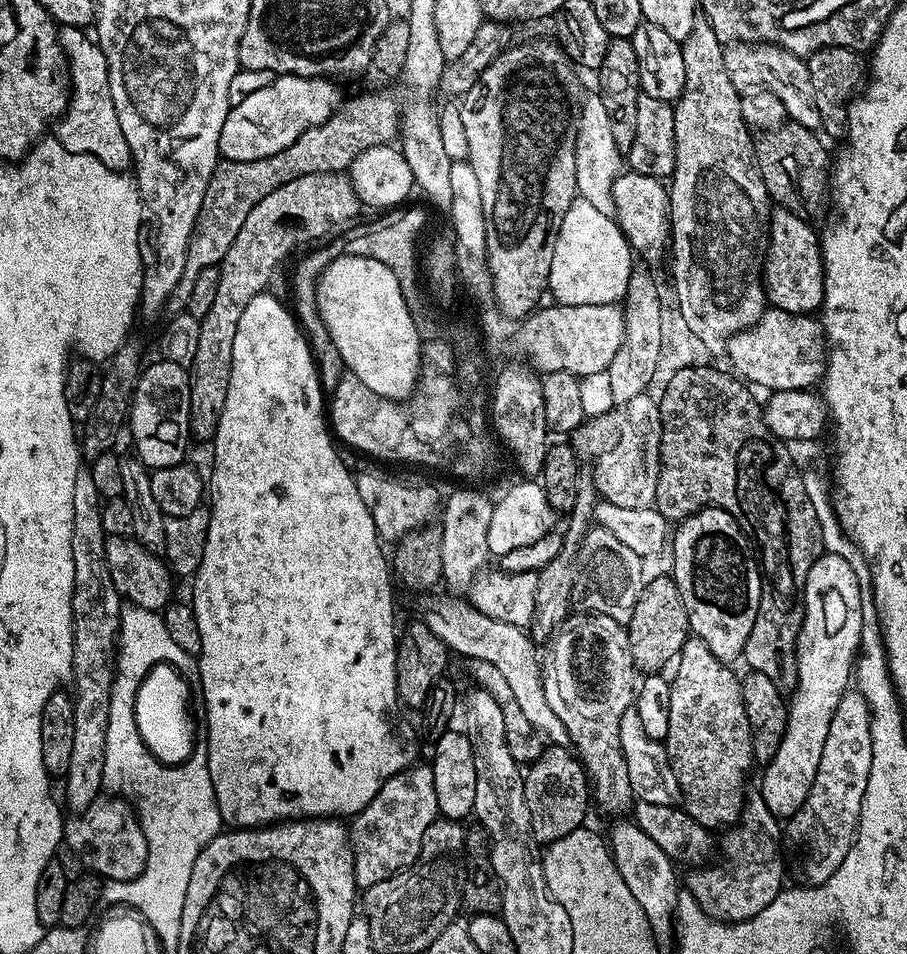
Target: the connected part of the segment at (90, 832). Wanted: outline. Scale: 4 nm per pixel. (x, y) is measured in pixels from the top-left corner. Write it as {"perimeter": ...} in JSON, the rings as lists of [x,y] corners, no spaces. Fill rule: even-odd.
{"perimeter":[[[97,798],[90,807],[79,814],[71,817],[72,821],[65,823],[62,828],[62,840],[68,848],[85,864],[89,873],[110,880],[133,880],[142,874],[142,870],[148,861],[148,843],[145,832],[142,830],[139,819],[133,805],[123,798]]]}

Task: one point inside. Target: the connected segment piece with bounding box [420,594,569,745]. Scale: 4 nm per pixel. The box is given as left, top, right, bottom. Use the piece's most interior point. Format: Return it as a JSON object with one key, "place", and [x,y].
{"place":[463,629]}

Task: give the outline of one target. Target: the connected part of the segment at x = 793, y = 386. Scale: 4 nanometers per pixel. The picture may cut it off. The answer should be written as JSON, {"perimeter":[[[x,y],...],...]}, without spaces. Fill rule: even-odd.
{"perimeter":[[[768,306],[765,307],[762,318],[758,318],[758,322],[754,322],[746,330],[742,330],[728,339],[727,352],[728,360],[732,363],[730,365],[731,371],[739,379],[757,389],[759,389],[758,387],[768,388],[769,393],[781,392],[782,390],[808,390],[821,383],[826,367],[824,325],[815,315],[799,316],[798,314],[790,314],[786,310],[778,310]]]}

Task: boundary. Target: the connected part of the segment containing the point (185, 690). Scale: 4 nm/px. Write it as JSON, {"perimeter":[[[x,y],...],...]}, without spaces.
{"perimeter":[[[158,663],[151,668],[146,678],[140,681],[138,694],[133,697],[133,720],[138,726],[139,736],[148,752],[154,754],[156,760],[163,764],[170,766],[183,764],[192,754],[195,741],[190,720],[190,695],[192,690],[188,687],[188,682],[168,663]]]}

